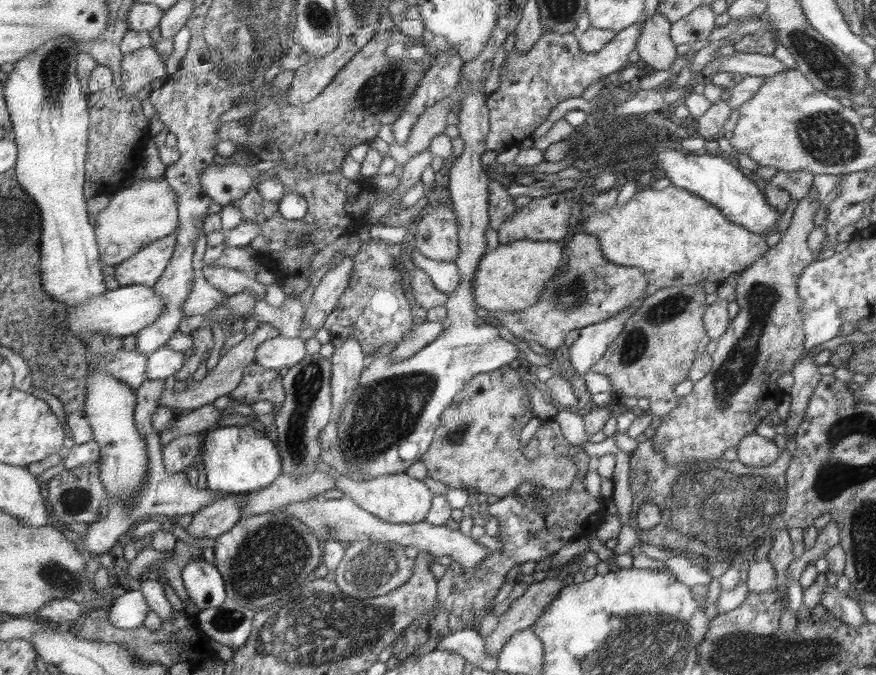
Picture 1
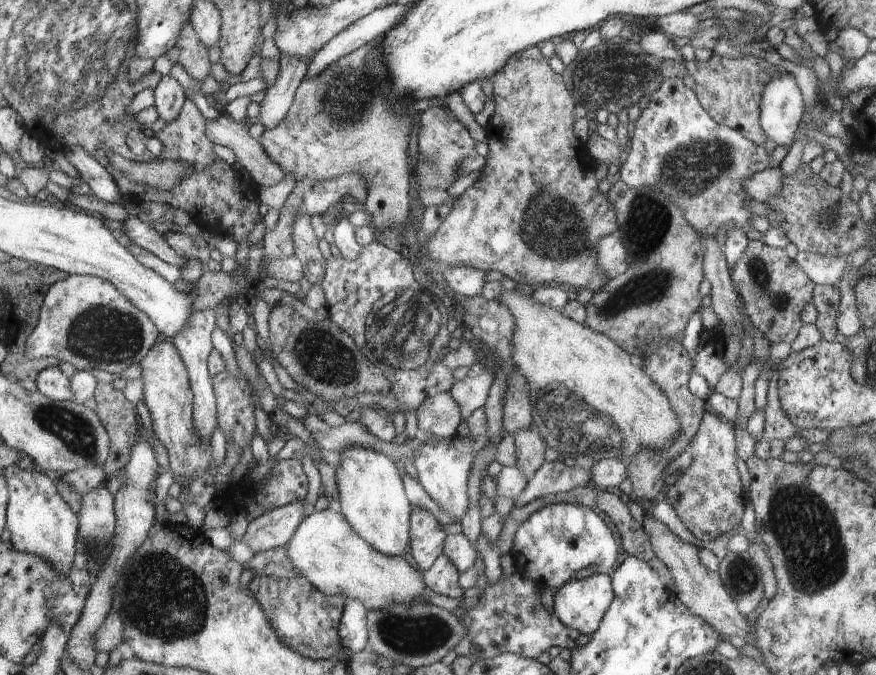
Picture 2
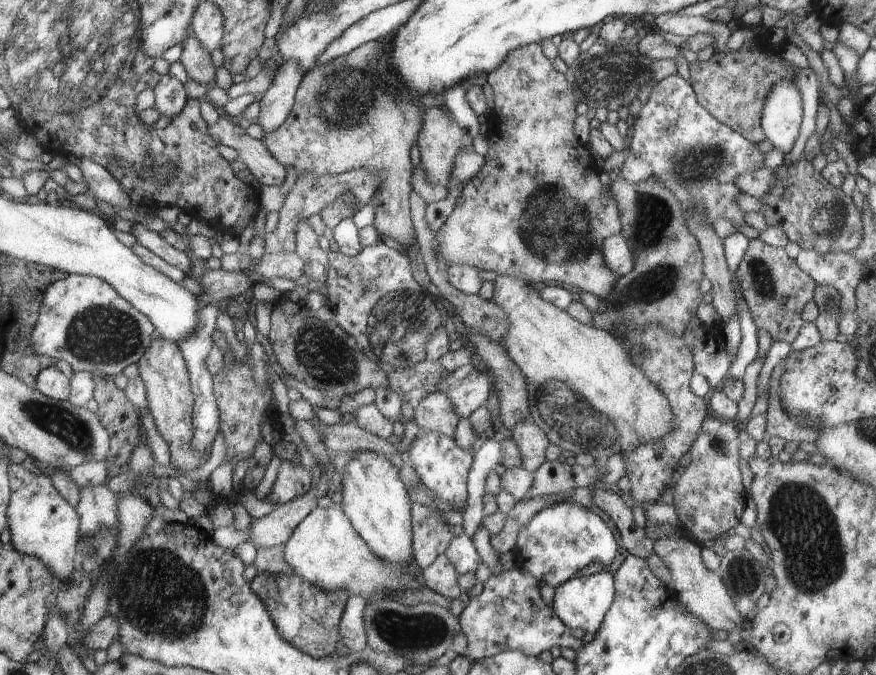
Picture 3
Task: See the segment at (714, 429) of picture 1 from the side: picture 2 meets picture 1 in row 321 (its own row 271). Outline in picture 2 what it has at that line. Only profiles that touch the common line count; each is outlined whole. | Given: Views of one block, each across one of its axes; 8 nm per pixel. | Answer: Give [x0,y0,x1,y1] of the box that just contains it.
[730,241,816,345]

